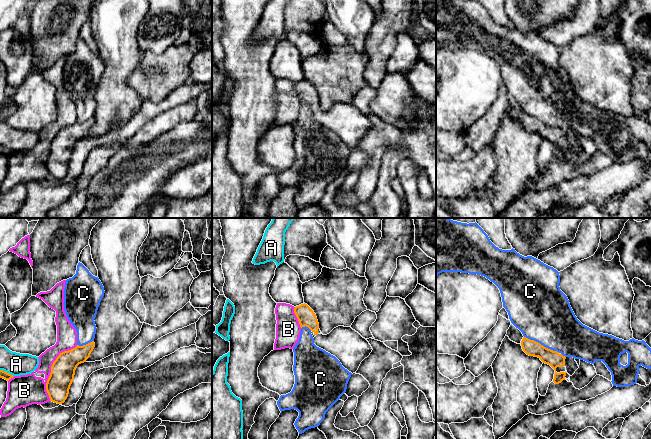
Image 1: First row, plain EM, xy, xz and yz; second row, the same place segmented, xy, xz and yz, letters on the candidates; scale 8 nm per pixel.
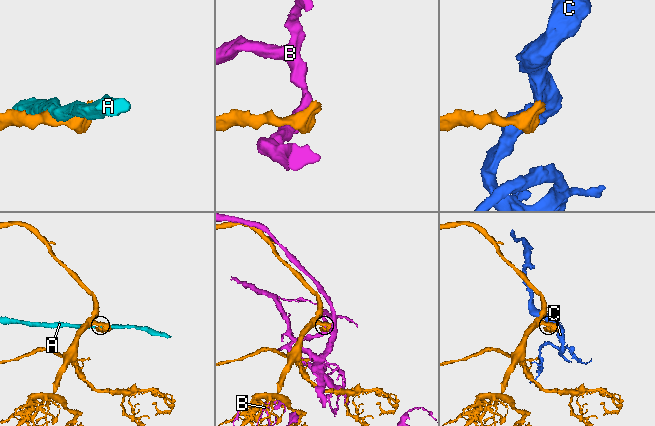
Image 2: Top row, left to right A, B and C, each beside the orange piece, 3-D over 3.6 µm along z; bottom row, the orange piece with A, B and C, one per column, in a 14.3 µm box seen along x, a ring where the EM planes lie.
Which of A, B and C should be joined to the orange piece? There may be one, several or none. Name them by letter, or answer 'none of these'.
none of these

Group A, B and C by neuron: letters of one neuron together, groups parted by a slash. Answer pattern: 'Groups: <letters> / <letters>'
Groups: A / B / C

